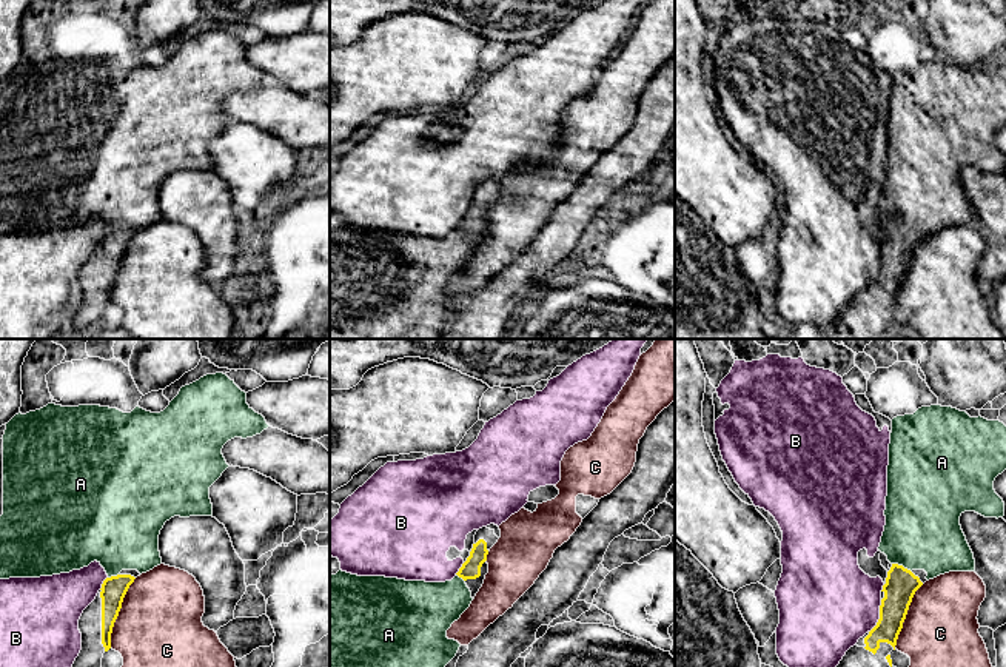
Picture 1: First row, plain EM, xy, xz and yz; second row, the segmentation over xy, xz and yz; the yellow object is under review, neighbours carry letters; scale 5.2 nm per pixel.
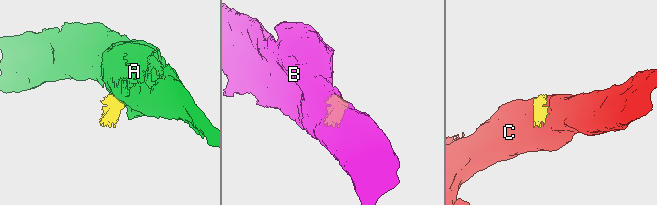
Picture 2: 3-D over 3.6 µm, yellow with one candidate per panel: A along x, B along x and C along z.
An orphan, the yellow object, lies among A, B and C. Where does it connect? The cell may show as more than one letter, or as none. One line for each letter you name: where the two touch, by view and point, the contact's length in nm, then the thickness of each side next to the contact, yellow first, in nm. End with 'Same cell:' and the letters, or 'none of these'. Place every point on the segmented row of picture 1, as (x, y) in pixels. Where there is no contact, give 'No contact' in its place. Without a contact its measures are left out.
A: Touches yellow at yz (902, 566). Shared border 120 nm. Thickness 160 nm (yellow) against 400 nm
Same cell: A

